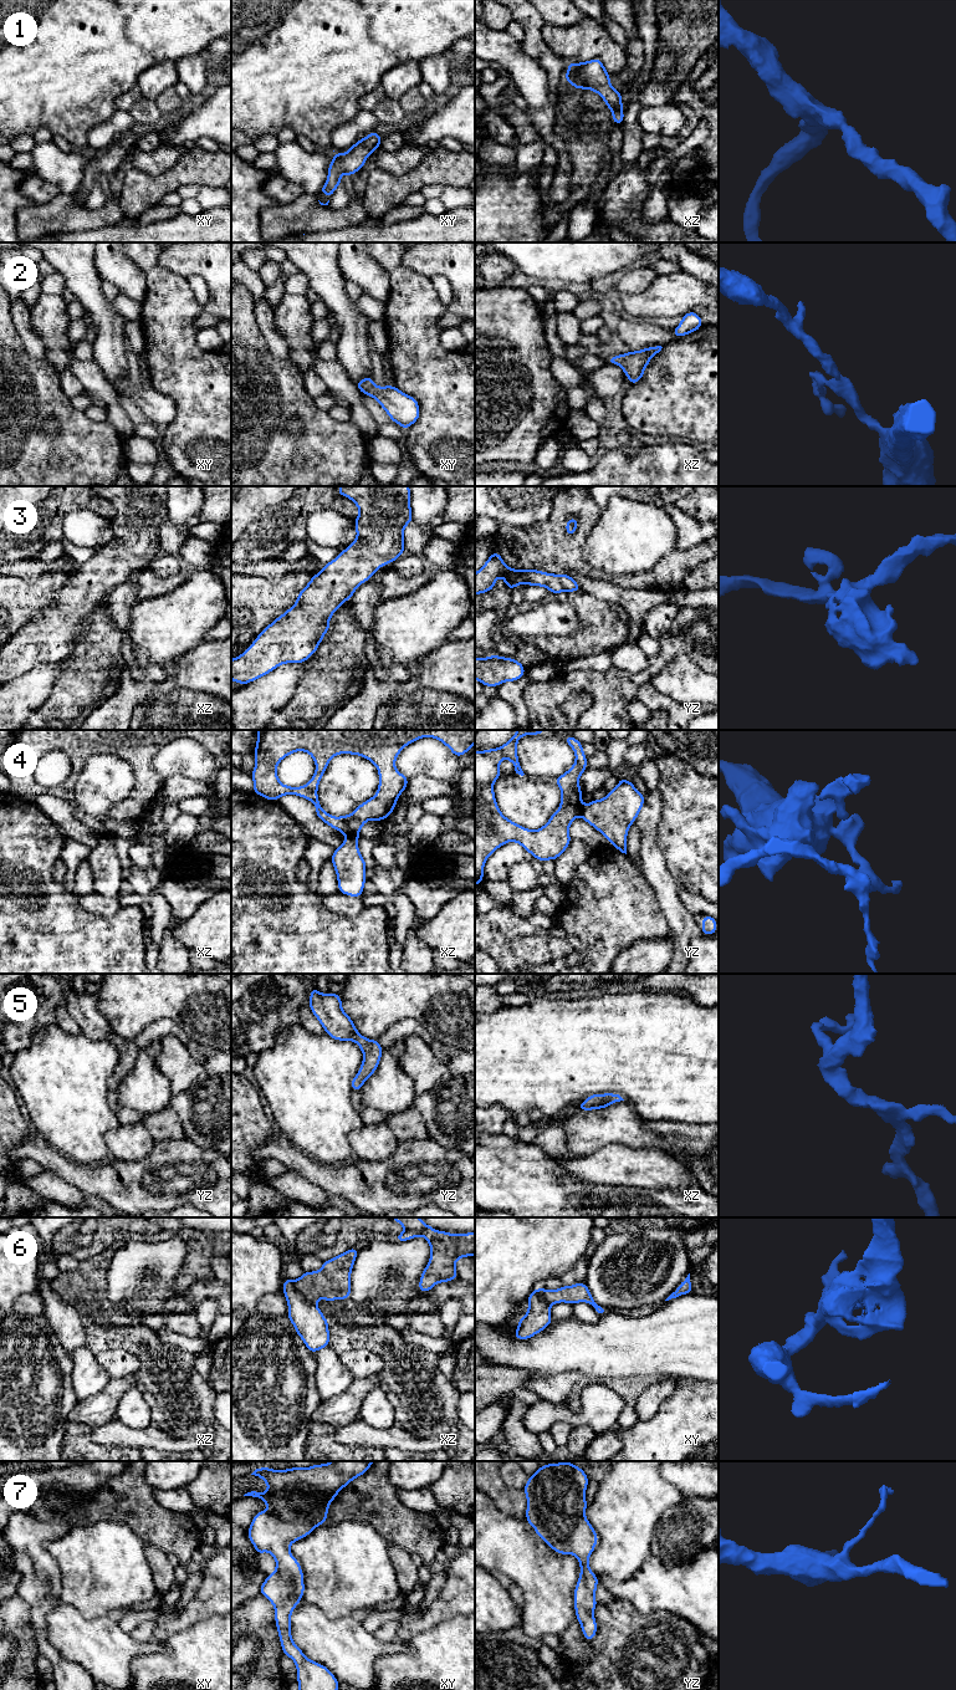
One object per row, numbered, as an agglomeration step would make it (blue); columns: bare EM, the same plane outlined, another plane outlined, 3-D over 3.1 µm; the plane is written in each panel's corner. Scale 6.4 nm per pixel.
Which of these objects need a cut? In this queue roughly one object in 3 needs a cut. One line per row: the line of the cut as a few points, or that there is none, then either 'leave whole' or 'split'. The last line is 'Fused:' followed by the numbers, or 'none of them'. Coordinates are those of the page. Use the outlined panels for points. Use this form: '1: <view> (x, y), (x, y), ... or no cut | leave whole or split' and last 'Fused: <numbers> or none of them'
1: no cut | leave whole
2: no cut | leave whole
3: no cut | leave whole
4: xz (358, 833), (347, 836) | split
5: no cut | leave whole
6: xz (295, 1280), (295, 1287), (315, 1303) | split
7: no cut | leave whole
Fused: 4, 6

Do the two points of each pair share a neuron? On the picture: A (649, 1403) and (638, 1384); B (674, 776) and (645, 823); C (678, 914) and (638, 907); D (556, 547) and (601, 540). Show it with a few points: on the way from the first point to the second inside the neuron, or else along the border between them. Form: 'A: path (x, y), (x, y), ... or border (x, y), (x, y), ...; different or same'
A: border (647, 1388), (633, 1405); different
B: border (658, 789), (661, 796), (661, 818), (659, 825); different
C: border (649, 884), (666, 920), (670, 934); different
D: border (581, 546), (583, 558), (591, 566), (599, 570); different

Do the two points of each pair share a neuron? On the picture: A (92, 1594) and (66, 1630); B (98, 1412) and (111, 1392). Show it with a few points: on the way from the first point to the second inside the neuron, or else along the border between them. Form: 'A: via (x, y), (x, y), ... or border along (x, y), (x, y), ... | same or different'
A: border along (59, 1597), (73, 1606), (86, 1618), (107, 1614) | different
B: via (102, 1407), (110, 1397) | same

